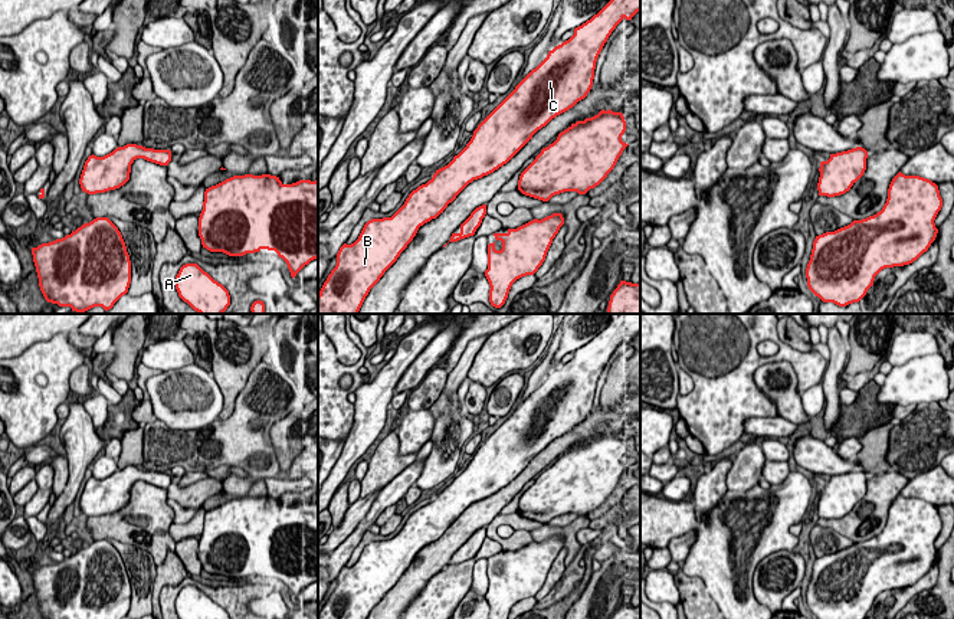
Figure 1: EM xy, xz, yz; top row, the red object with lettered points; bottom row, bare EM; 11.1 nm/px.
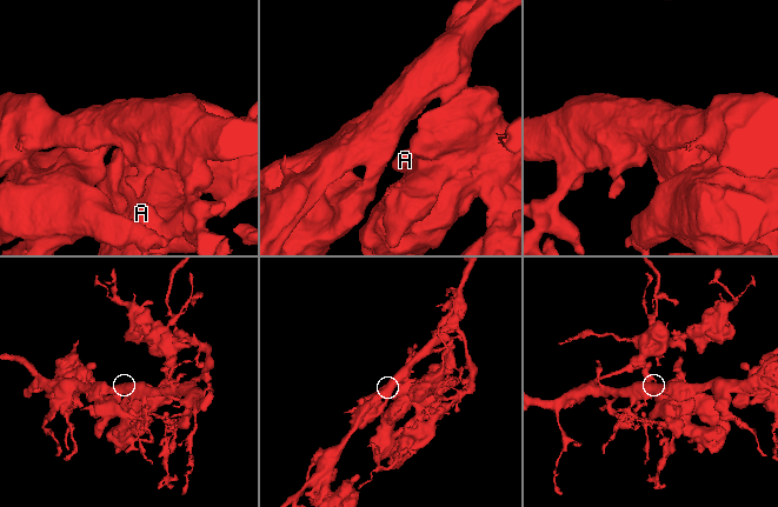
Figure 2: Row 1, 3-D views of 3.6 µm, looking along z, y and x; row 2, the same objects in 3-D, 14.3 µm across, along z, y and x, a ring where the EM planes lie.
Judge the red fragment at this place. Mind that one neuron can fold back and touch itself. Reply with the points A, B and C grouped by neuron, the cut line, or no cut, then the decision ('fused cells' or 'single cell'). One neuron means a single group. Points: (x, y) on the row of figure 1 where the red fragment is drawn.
A B C; no cut; single cell

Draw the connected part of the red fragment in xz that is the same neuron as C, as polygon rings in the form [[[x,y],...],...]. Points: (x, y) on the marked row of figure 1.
[[[610,0],[597,14],[574,29],[574,35],[548,52],[515,89],[478,125],[466,147],[453,160],[436,170],[433,177],[413,190],[391,216],[368,220],[358,239],[344,243],[337,265],[318,294],[318,314],[358,314],[370,289],[397,261],[420,226],[436,219],[473,180],[506,164],[553,118],[584,99],[593,86],[597,58],[612,32],[623,20],[640,12],[640,0]]]

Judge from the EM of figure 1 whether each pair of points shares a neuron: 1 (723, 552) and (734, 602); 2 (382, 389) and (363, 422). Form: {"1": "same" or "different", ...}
{"1": "same", "2": "same"}

